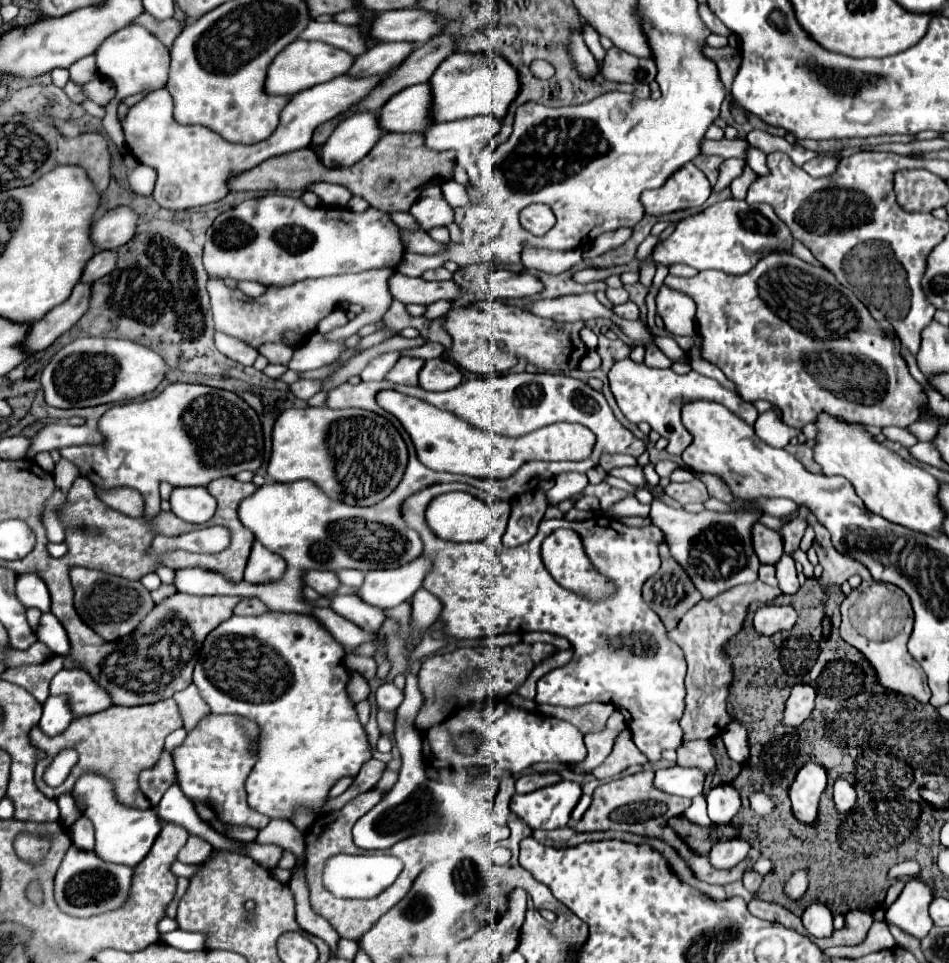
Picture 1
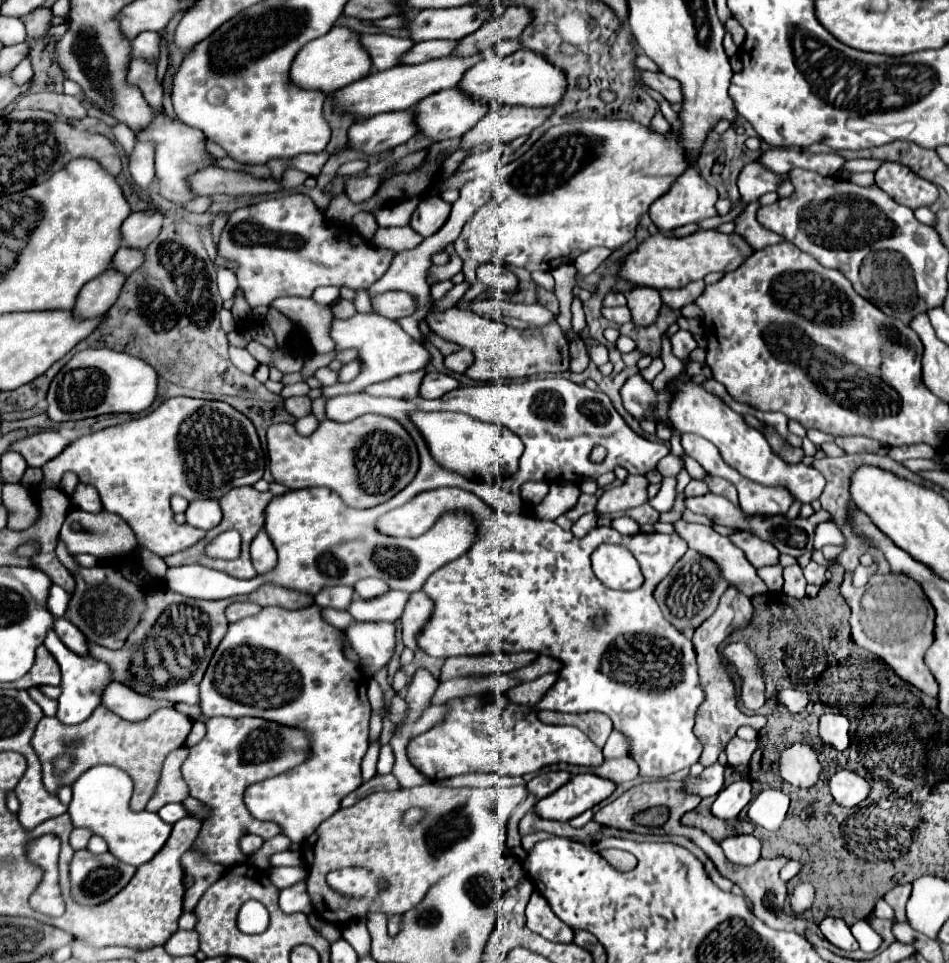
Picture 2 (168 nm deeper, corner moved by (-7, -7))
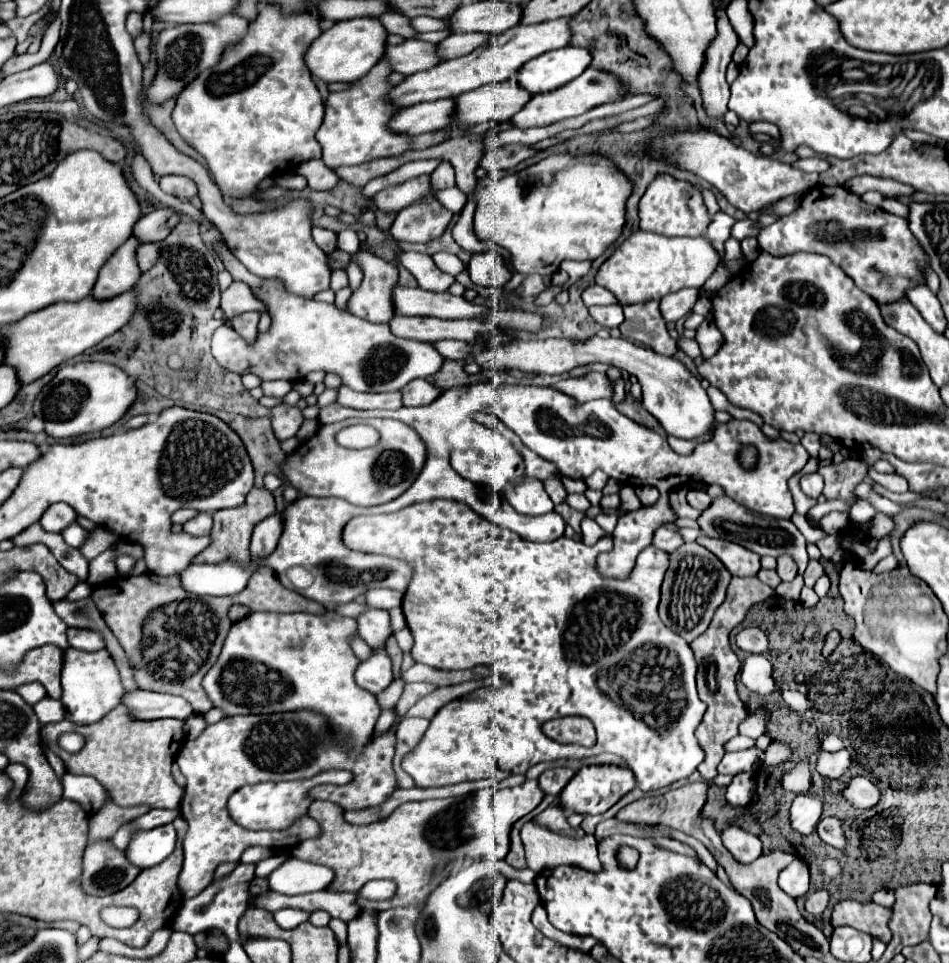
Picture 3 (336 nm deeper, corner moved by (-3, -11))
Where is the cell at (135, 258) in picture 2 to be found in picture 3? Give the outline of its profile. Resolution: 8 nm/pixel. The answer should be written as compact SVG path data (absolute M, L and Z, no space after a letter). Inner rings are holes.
M142 243L138 247L138 265L142 271L148 271L156 265L158 259L158 243Z

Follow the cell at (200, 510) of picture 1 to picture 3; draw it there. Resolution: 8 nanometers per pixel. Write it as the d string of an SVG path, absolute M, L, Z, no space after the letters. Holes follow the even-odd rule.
M198 513L198 517L184 523L184 531L194 537L210 535L210 529L212 529L212 515L210 513Z

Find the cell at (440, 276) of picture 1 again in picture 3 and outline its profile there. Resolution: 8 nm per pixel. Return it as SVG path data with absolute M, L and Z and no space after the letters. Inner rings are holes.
M400 287L392 289L392 303L396 315L428 315L440 319L472 319L488 315L490 311L480 305L472 305L464 297L454 297L452 293L432 293L420 287Z

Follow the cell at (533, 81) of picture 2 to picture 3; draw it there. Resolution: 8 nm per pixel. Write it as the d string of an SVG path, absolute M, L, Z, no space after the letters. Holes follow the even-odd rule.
M564 47L548 51L532 61L528 61L518 73L516 81L532 95L552 91L582 75L590 65L592 53L584 47Z

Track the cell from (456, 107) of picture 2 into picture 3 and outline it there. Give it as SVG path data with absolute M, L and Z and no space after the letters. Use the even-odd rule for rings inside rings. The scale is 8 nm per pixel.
M514 79L490 83L456 97L456 125L476 125L486 121L508 121L532 93L524 91Z

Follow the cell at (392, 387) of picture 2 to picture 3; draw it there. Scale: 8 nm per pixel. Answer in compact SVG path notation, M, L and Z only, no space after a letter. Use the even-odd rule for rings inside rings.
M348 387L338 389L338 399L340 405L352 407L352 409L400 409L402 399L400 391L392 393L358 393Z

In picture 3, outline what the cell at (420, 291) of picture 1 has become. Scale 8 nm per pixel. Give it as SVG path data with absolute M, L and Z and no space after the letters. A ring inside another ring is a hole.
M366 251L356 253L354 259L364 269L364 281L348 299L346 311L370 323L388 323L394 317L392 287L398 277L392 271L398 271L396 265L386 263Z

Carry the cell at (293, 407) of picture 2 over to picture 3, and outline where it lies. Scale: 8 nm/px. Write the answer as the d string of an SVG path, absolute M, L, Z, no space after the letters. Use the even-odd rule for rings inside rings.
M276 405L272 407L272 429L278 441L286 441L294 437L302 425L302 411L298 407L288 405Z

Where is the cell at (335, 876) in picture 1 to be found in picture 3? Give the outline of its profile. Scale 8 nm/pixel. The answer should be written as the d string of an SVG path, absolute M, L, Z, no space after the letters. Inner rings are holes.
M296 857L286 859L278 869L268 875L270 891L282 895L302 895L322 891L332 881L332 869L316 863L308 863Z

